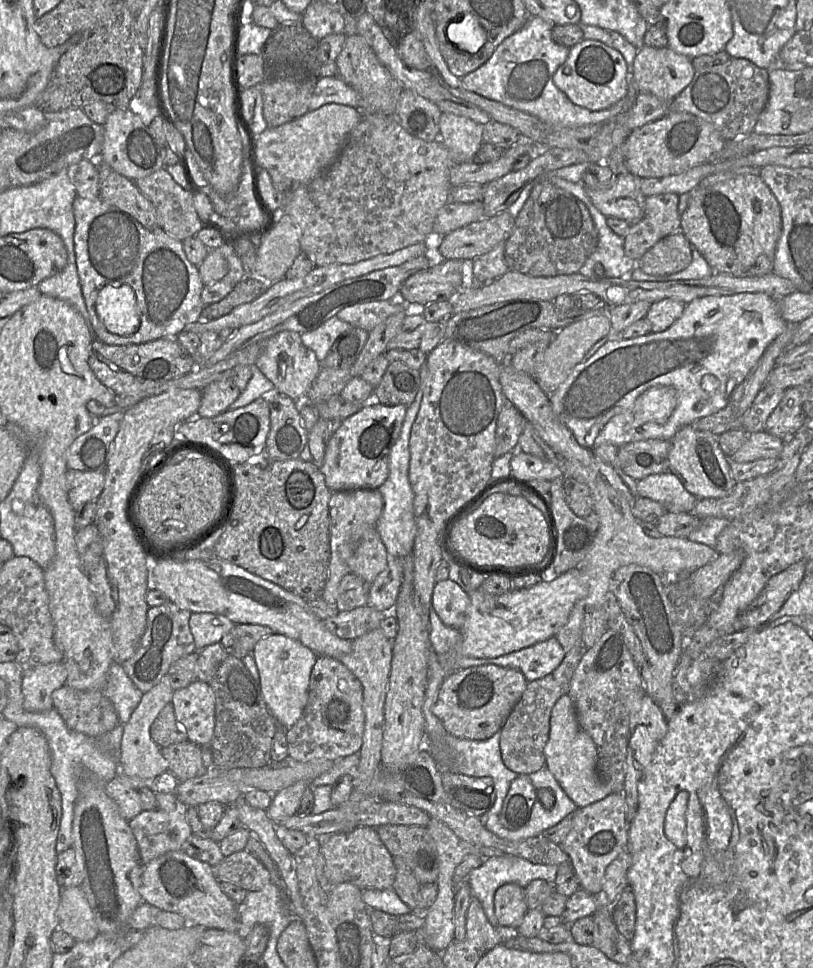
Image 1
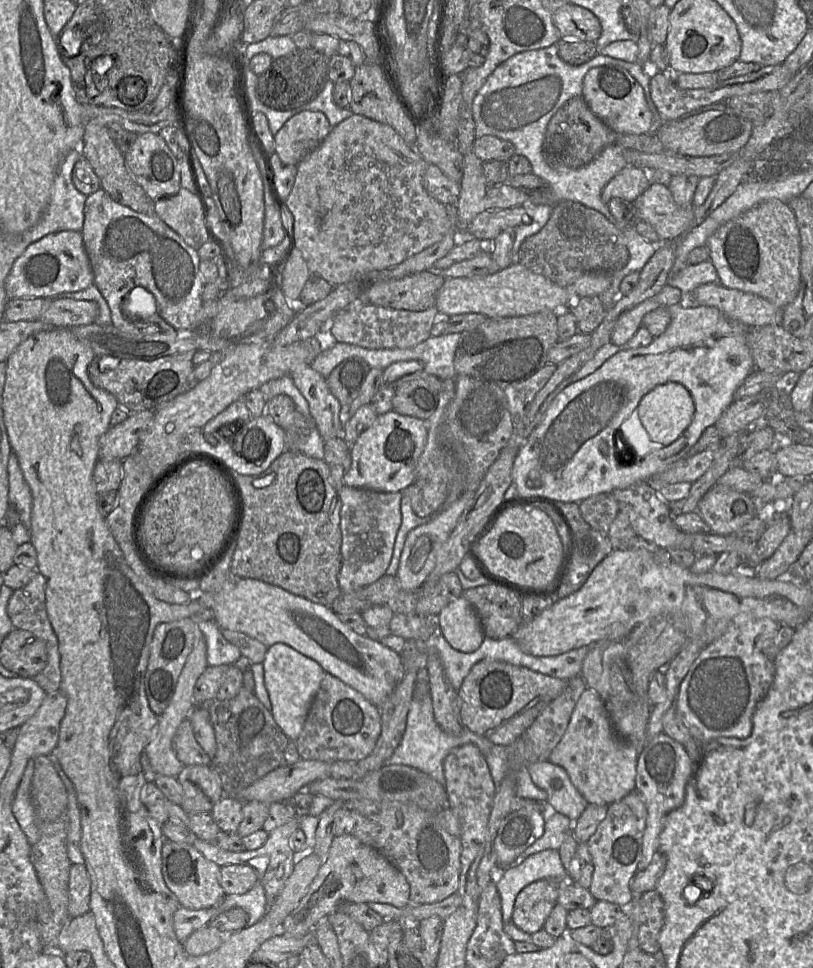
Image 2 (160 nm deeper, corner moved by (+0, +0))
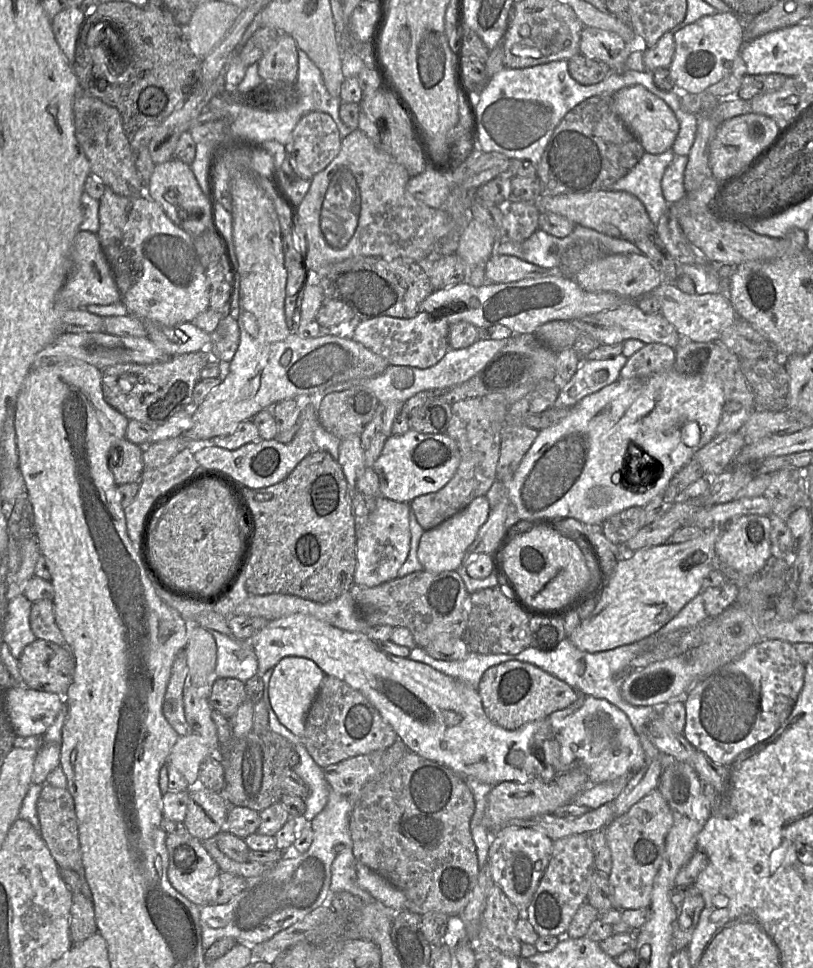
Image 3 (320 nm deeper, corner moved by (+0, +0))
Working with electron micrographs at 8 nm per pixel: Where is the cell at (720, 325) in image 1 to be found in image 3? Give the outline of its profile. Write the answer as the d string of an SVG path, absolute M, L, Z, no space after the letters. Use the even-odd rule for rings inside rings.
M675 369L650 377L645 383L634 383L618 379L601 390L584 397L572 406L568 415L555 425L539 431L537 438L522 459L513 479L505 483L508 488L510 502L517 510L516 528L522 529L543 523L563 523L577 520L588 525L601 525L607 518L631 507L644 507L657 498L661 498L674 475L686 465L703 446L710 442L716 434L716 429L722 414L725 398L722 387L716 382L696 375L684 375ZM595 487L605 487L611 490L611 500L603 506L592 504L591 490Z

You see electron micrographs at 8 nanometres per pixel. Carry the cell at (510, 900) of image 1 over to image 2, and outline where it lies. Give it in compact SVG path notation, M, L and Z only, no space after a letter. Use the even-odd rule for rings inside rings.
M550 880L527 885L516 897L511 921L530 935L542 930L557 904L558 894L559 883Z

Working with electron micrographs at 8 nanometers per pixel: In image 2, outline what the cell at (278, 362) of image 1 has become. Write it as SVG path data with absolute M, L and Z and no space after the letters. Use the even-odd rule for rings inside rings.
M310 365L296 366L289 376L306 399L311 417L323 440L342 438L341 405L329 391L326 378Z

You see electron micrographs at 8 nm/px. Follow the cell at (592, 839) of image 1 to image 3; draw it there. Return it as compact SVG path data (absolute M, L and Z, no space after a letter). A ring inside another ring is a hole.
M654 790L604 828L612 857L608 880L617 909L650 907L654 880L665 856L666 838L672 825L670 806L663 795Z

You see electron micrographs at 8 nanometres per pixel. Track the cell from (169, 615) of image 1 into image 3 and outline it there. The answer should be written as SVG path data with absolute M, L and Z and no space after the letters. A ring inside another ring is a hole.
M181 650L175 657L171 676L163 700L163 714L179 736L193 733L185 718L183 692L188 676L186 650Z

